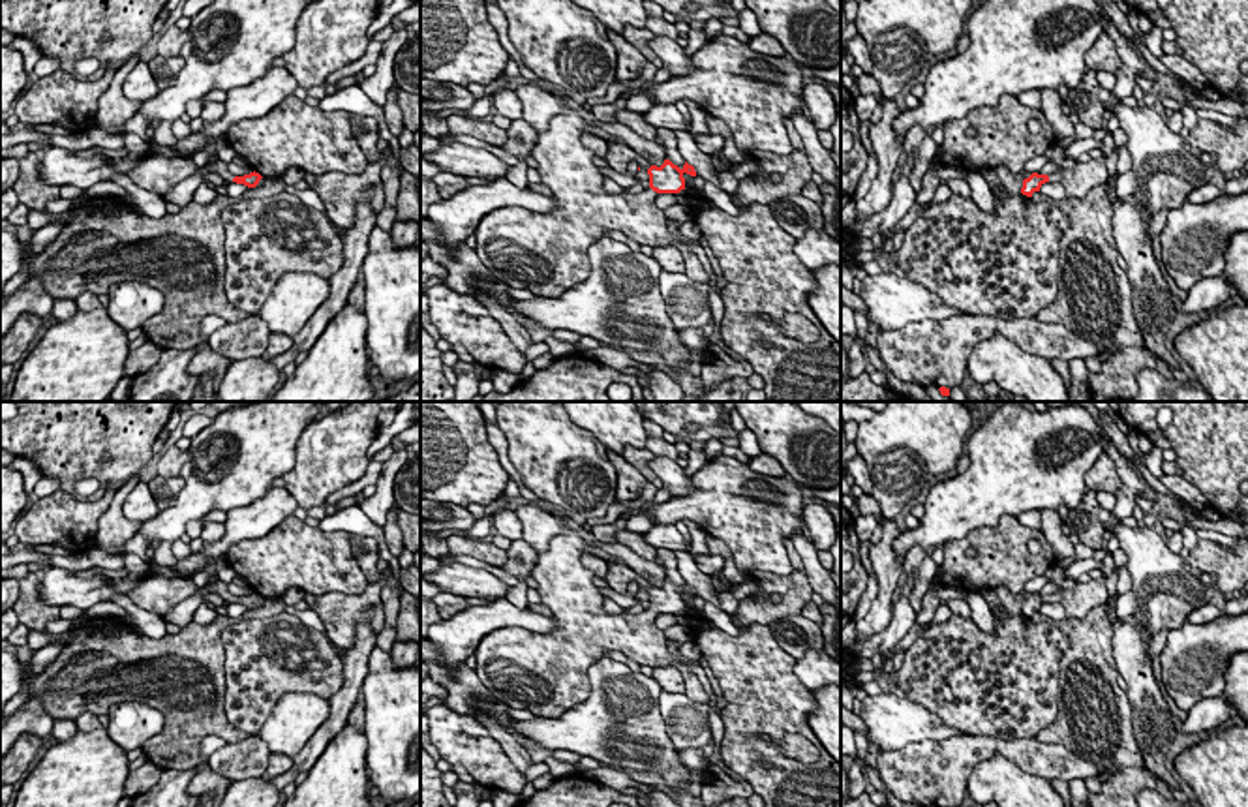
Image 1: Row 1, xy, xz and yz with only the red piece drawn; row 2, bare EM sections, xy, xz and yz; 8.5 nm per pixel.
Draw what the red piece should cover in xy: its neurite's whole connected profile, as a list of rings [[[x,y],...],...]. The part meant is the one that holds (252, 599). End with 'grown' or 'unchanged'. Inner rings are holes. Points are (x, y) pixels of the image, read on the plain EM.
[[[145,574],[128,597],[139,608],[163,617],[184,599],[193,597],[195,593],[201,593],[203,599],[206,593],[214,593],[221,597],[225,604],[236,602],[248,608],[255,608],[263,599],[255,591],[244,597],[233,597],[227,584],[221,580],[218,580],[210,589],[203,589],[193,584],[193,578],[165,578],[158,574]]]; grown

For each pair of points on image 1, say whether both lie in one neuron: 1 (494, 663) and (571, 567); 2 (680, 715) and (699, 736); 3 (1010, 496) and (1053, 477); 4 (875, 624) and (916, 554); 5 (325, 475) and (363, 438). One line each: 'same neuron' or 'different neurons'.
1: same neuron
2: same neuron
3: same neuron
4: different neurons
5: same neuron

